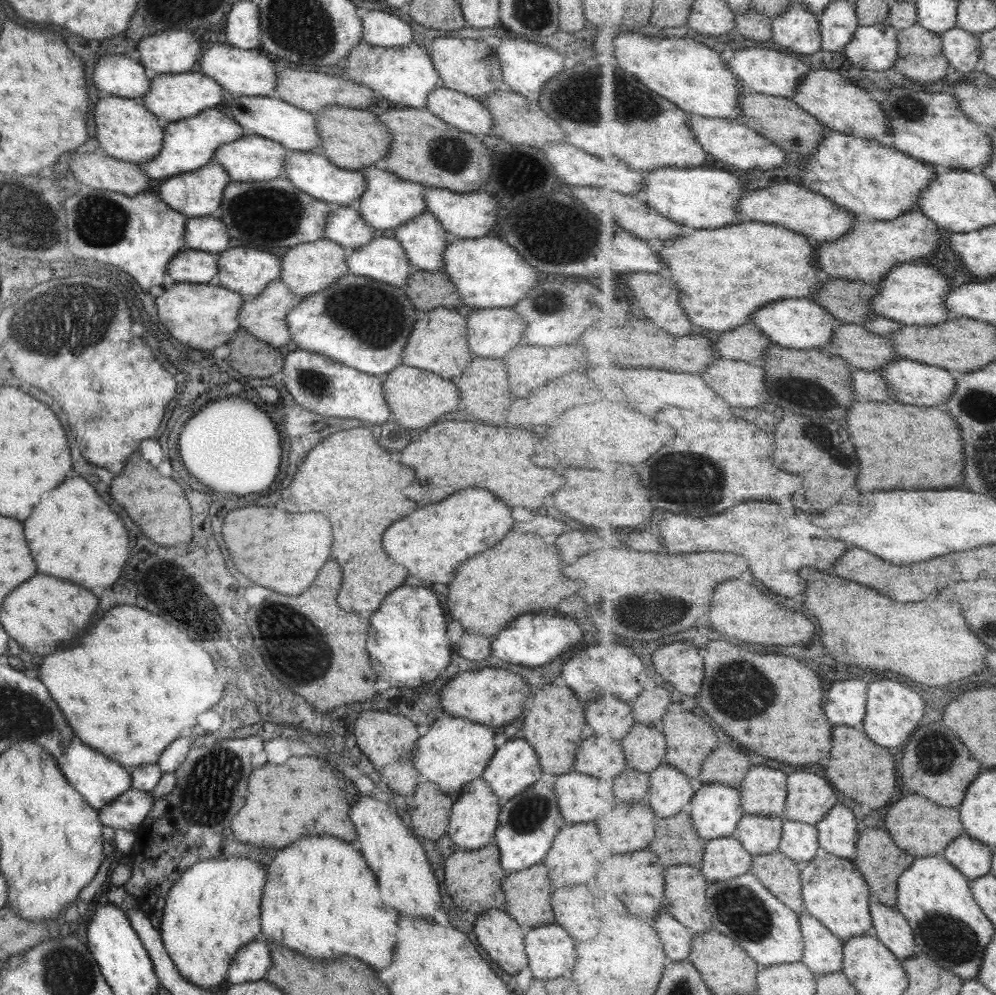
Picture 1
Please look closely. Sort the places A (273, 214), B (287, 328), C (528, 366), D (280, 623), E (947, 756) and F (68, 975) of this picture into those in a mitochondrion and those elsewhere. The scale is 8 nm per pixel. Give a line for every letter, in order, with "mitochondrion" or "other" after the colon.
A: mitochondrion
B: other
C: other
D: mitochondrion
E: mitochondrion
F: mitochondrion

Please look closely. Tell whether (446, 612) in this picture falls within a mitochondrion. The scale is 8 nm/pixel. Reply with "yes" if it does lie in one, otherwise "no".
no

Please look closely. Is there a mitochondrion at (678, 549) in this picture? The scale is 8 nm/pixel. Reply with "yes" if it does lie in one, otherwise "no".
no

